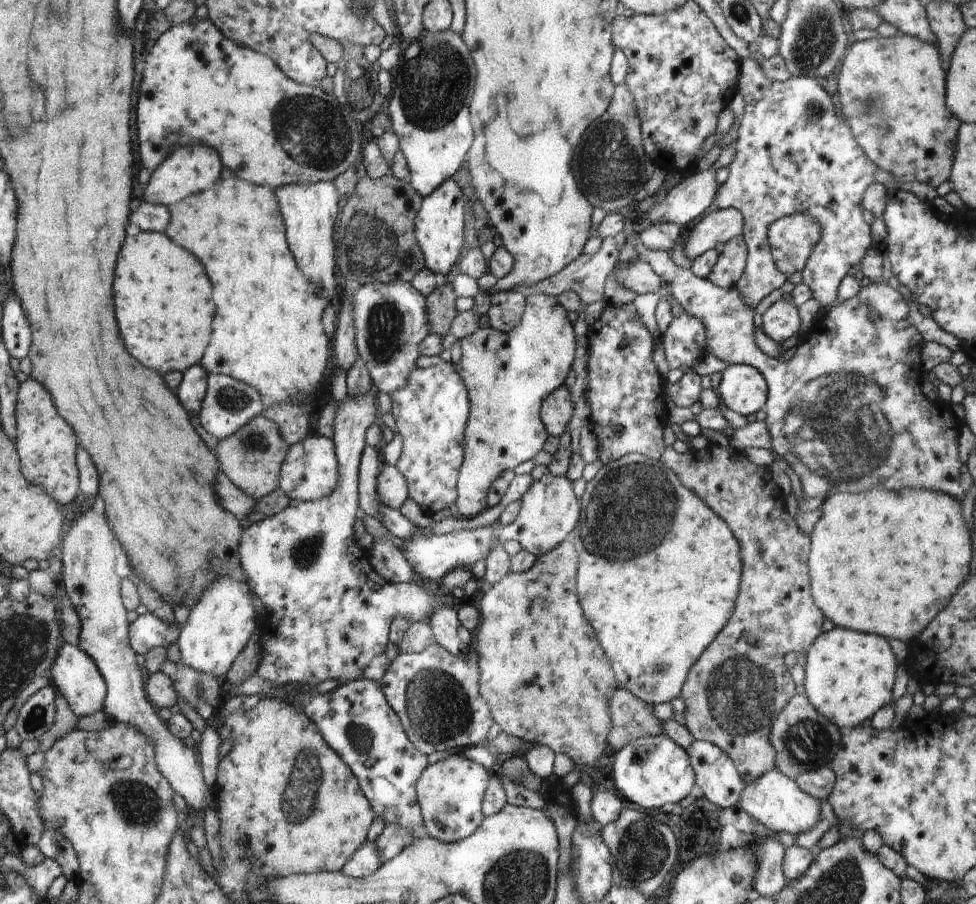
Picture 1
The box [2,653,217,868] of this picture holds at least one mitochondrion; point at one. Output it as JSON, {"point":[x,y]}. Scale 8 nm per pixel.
{"point":[139,804]}

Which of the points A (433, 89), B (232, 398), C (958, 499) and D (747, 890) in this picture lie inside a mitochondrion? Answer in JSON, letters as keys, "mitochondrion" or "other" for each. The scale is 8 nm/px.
{"A":"mitochondrion","B":"mitochondrion","C":"other","D":"other"}

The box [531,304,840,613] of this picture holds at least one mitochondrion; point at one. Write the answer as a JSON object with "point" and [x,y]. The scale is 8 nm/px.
{"point":[616,529]}

